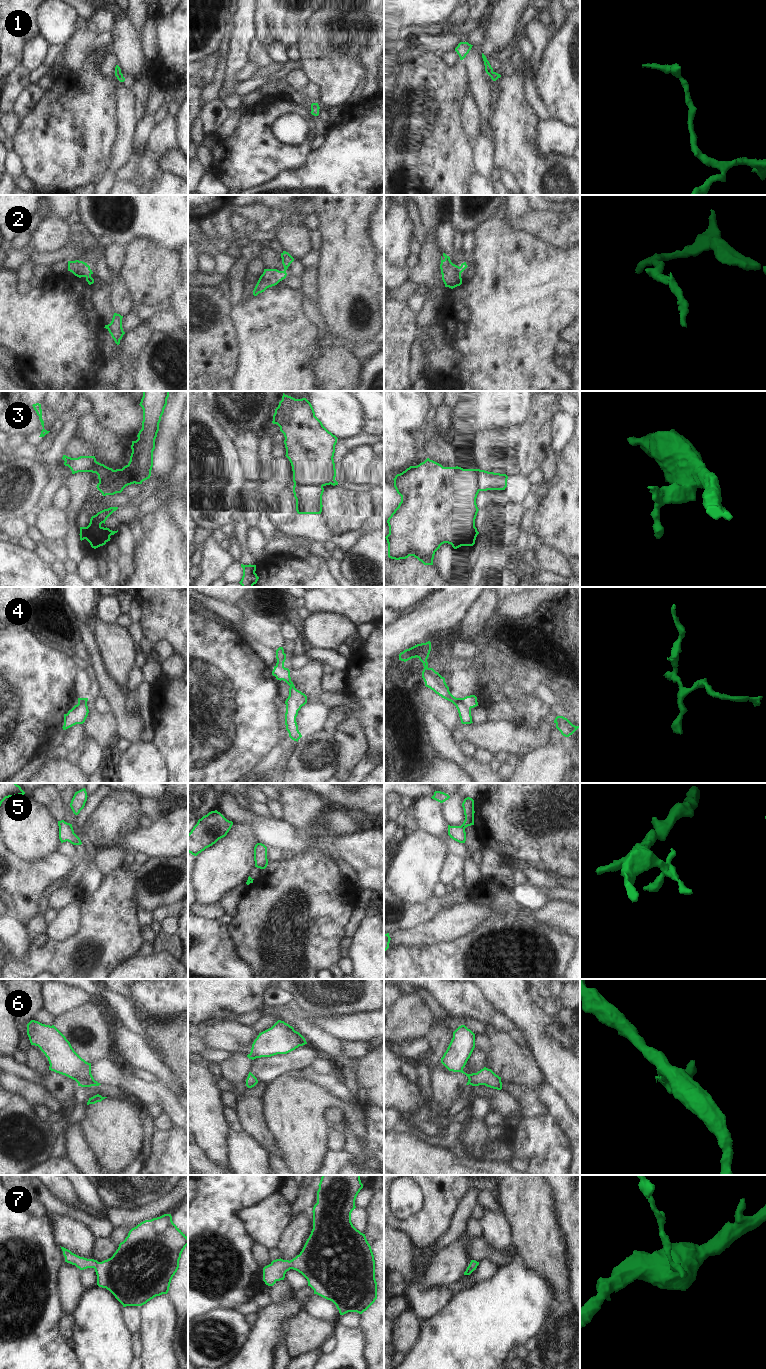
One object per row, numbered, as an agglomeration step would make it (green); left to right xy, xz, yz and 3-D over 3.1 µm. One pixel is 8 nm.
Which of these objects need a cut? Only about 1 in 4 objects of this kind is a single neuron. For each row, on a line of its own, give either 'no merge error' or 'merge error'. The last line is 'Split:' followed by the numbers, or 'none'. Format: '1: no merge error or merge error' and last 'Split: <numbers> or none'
1: no merge error
2: merge error
3: merge error
4: merge error
5: merge error
6: merge error
7: no merge error
Split: 2, 3, 4, 5, 6

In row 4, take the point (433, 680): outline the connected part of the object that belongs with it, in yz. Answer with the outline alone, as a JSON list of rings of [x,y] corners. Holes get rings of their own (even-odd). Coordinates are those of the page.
[[[430,641],[426,643],[417,644],[401,652],[399,654],[399,660],[406,662],[412,658],[417,657],[423,663],[424,666],[424,669],[422,671],[422,678],[425,682],[425,686],[433,690],[442,698],[452,702],[456,706],[462,724],[473,723],[471,716],[471,708],[468,708],[464,704],[463,698],[454,697],[449,691],[449,687],[445,682],[445,678],[442,677],[433,668],[428,667],[427,659],[429,657],[430,651]]]

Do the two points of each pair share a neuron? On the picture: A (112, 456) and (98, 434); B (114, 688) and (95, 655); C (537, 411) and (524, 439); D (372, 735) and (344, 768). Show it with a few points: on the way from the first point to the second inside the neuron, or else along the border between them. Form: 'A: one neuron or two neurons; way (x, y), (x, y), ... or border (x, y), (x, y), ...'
A: one neuron; way (112, 451), (103, 439)
B: one neuron; way (106, 680), (97, 663)
C: one neuron; way (537, 418), (537, 426), (531, 432)
D: two neurons; border (358, 719), (367, 745), (364, 754)

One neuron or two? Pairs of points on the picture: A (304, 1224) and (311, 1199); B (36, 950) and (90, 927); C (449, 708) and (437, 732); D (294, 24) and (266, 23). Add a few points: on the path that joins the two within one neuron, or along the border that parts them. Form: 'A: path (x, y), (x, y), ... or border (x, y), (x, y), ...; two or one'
A: border (311, 1210), (305, 1210), (295, 1217); two
B: path (49, 950), (67, 950), (77, 940); one
C: border (421, 709), (431, 711), (451, 730); two
D: path (287, 23), (273, 23); one

